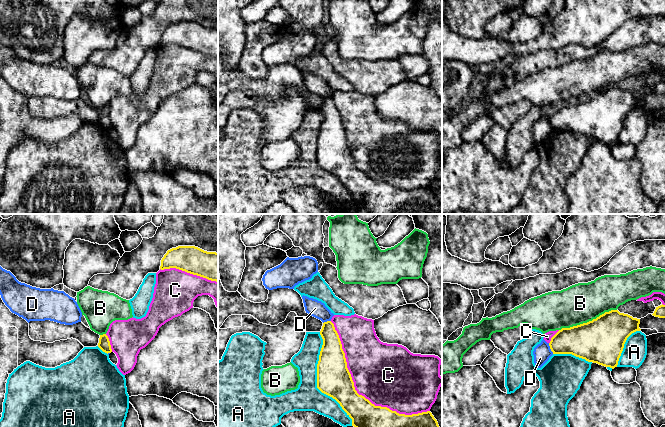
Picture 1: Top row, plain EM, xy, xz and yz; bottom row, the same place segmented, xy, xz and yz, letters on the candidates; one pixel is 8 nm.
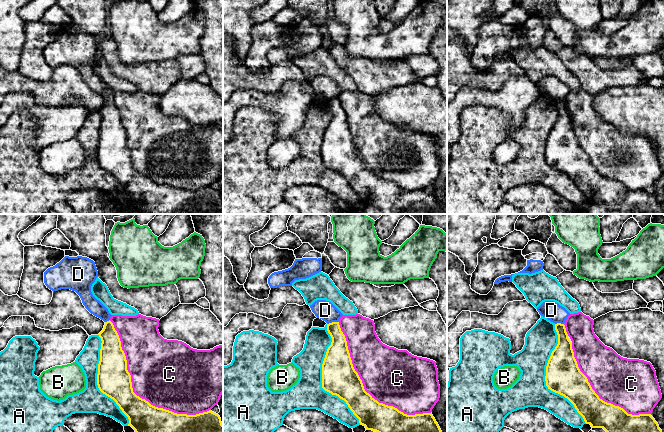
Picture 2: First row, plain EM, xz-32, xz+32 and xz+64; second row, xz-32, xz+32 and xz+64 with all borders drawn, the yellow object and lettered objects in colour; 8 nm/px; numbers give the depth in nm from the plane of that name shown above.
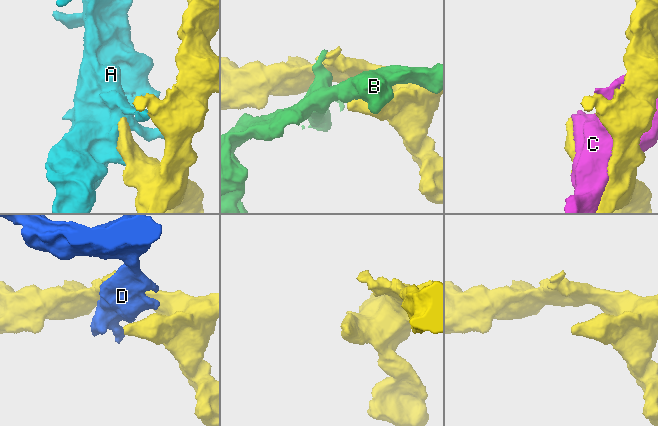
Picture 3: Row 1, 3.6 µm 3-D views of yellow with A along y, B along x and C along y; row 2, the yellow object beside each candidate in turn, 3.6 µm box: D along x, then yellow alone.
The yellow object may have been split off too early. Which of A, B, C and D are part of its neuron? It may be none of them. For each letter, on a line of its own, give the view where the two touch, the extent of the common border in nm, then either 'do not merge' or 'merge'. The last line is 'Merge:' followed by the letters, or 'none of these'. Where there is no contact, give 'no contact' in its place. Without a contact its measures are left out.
A: xz | 800 nm | do not merge
B: yz | 500 nm | do not merge
C: xz | 1050 nm | do not merge
D: yz | 100 nm | do not merge
Merge: none of these

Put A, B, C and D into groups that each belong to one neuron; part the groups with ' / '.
A / B / C / D

